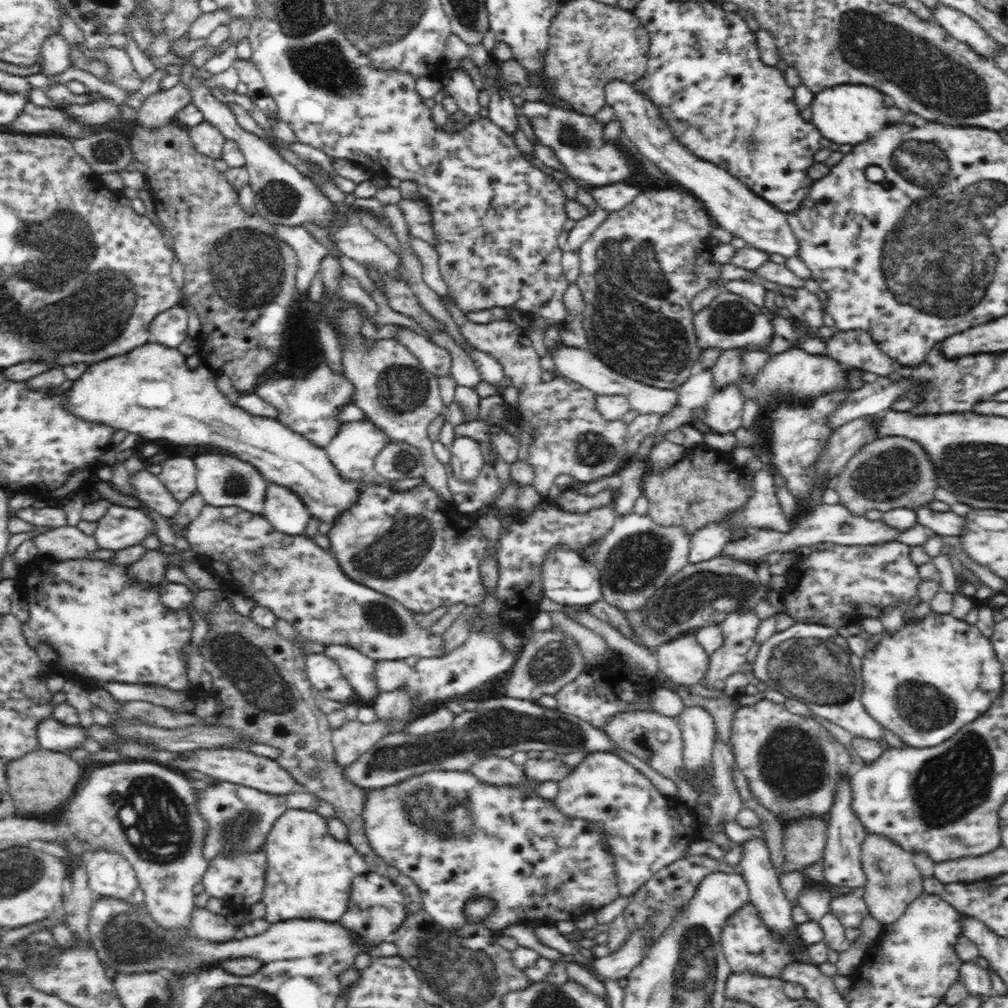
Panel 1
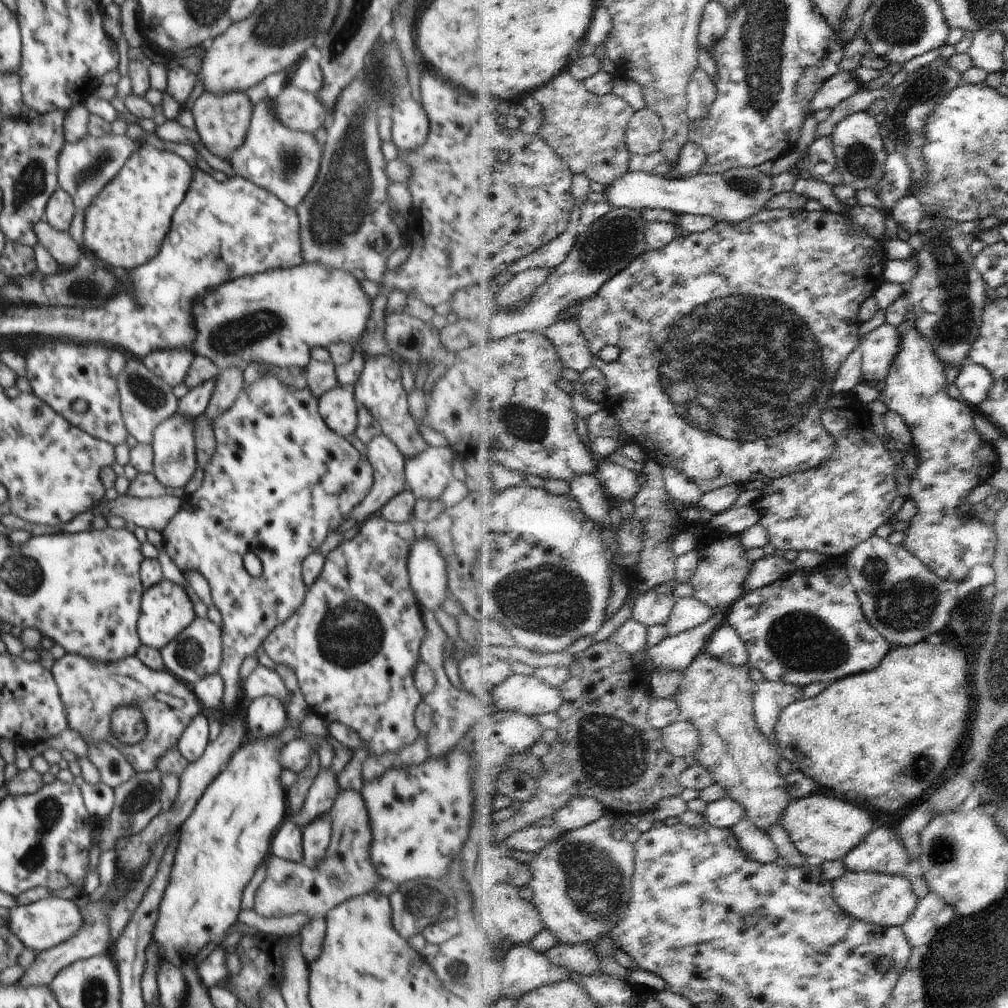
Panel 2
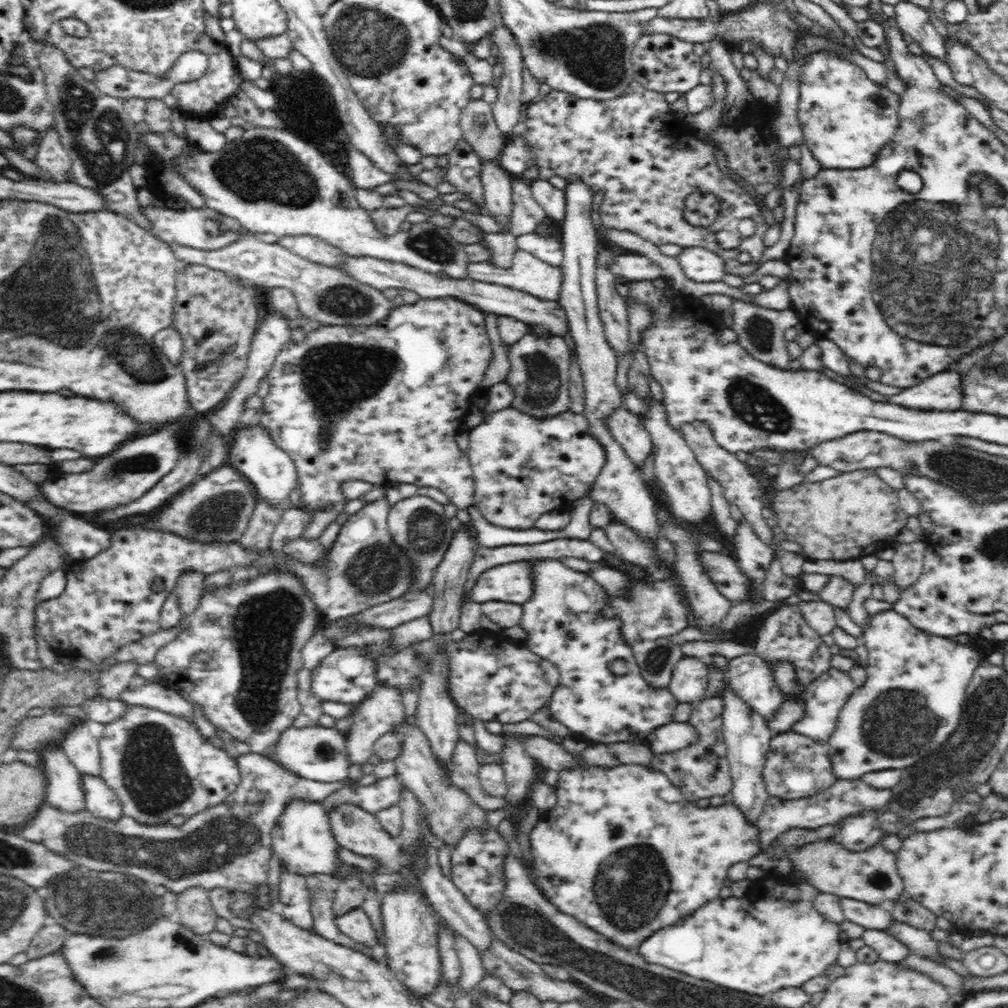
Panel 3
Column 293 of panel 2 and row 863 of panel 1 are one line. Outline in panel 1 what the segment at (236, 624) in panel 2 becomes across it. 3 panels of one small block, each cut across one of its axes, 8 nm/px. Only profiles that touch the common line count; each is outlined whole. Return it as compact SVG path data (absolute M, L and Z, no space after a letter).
M410 764L410 776L399 783L385 786L384 788L369 789L365 793L365 803L361 810L366 837L368 837L372 850L382 858L385 864L395 866L400 872L412 878L420 890L423 909L428 912L432 920L446 928L462 928L467 922L464 914L464 905L468 899L486 896L496 903L496 910L481 921L487 929L499 932L512 925L520 924L531 927L533 930L545 923L555 924L559 920L574 920L582 914L594 913L606 904L610 904L620 896L620 889L616 882L616 867L614 867L614 855L606 847L605 833L601 824L595 824L578 817L566 817L554 800L546 800L538 797L538 782L525 775L525 786L533 788L531 793L526 793L522 787L516 785L496 786L484 783L472 773L472 771L454 771L448 769L434 769L422 772L417 778L412 776L412 764Z

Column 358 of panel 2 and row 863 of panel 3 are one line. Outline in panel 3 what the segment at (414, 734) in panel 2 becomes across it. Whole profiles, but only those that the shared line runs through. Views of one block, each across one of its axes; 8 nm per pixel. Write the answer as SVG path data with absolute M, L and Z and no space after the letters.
M584 761L580 766L564 768L558 772L559 781L555 787L558 802L552 810L543 812L536 827L530 832L530 854L534 873L530 873L537 883L541 893L561 912L572 916L595 930L596 933L609 938L622 948L637 950L654 932L661 927L672 926L684 917L688 917L696 909L701 908L707 902L721 897L724 886L730 886L730 877L727 876L728 868L736 862L747 862L762 851L760 848L760 836L755 824L746 821L746 815L729 798L728 802L717 807L696 806L695 802L685 799L685 796L670 782L670 779L659 770L647 768L646 765L620 764L614 768L602 768L601 766L589 766Z

